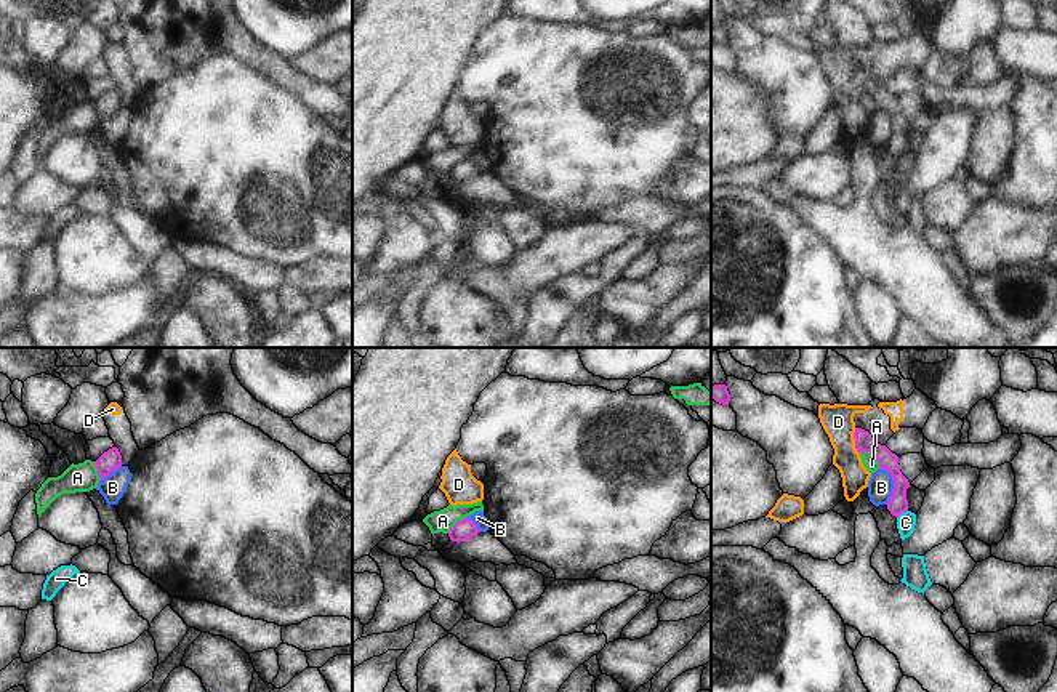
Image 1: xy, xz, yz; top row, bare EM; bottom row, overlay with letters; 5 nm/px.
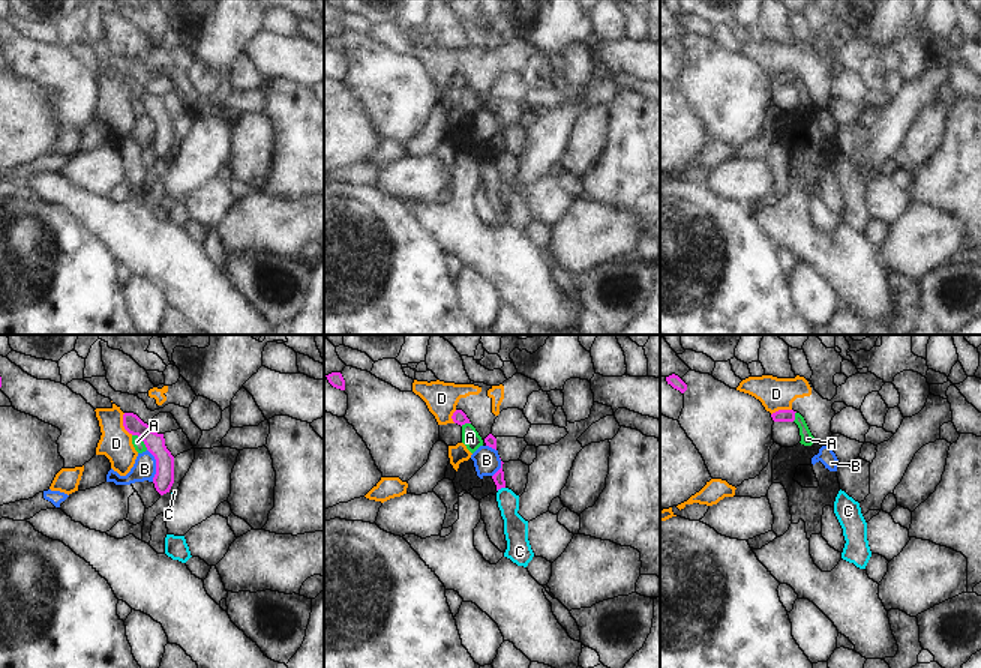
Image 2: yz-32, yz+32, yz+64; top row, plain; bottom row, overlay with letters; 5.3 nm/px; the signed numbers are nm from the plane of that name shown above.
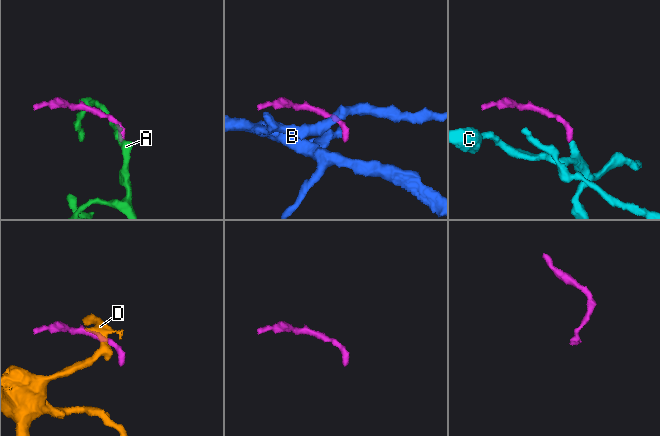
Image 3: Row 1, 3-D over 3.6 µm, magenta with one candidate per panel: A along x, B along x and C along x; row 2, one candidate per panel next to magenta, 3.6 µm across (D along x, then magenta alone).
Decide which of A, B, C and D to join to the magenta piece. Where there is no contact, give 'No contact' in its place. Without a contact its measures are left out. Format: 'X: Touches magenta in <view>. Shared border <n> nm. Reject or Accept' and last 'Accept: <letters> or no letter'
A: Touches magenta in yz. Shared border 130 nm. Reject
B: Touches magenta in yz. Shared border 200 nm. Reject
C: Touches magenta in yz. Shared border 70 nm. Reject
D: Touches magenta in yz. Shared border 140 nm. Reject
Accept: no letter.

